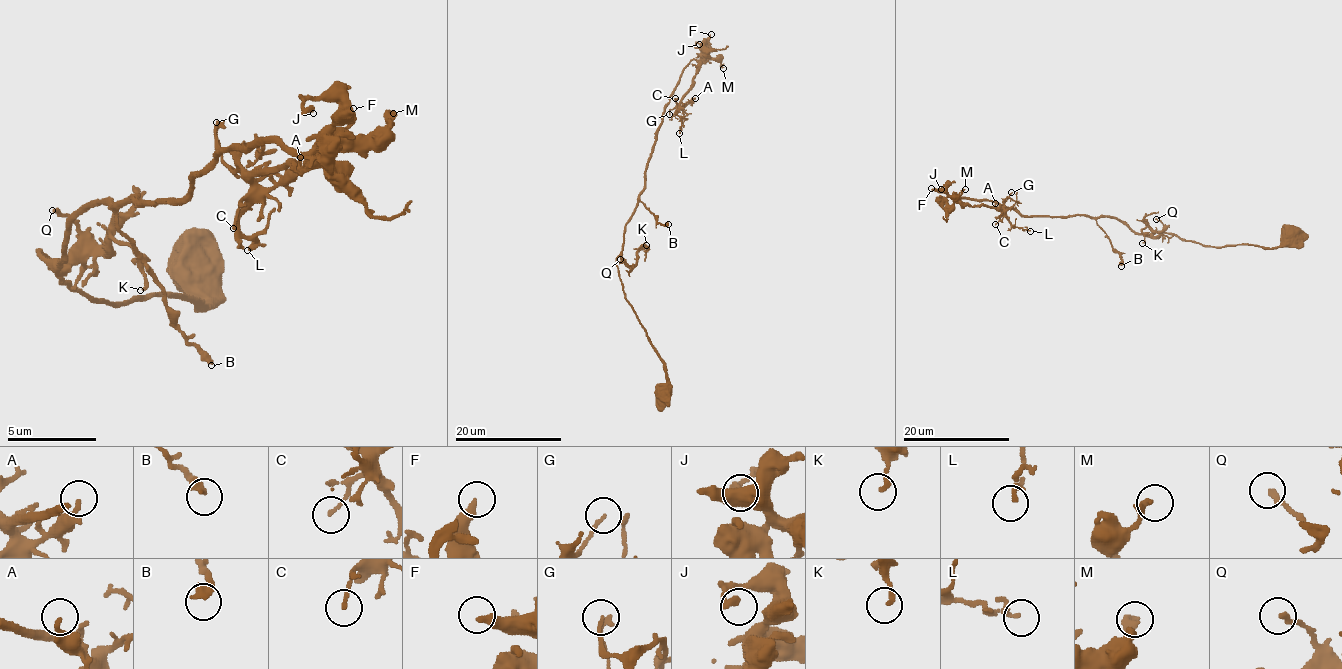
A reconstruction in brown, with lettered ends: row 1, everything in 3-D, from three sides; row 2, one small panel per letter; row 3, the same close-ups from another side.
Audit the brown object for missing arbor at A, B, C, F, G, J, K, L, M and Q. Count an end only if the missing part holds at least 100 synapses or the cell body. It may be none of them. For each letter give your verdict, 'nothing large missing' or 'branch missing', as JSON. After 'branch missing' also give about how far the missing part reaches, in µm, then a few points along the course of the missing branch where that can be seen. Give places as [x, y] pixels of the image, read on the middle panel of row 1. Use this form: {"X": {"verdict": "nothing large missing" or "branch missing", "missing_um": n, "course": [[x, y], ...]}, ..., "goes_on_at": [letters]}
{"A": {"verdict": "nothing large missing"}, "B": {"verdict": "nothing large missing"}, "C": {"verdict": "nothing large missing"}, "F": {"verdict": "branch missing", "missing_um": 80}, "G": {"verdict": "nothing large missing"}, "J": {"verdict": "nothing large missing"}, "K": {"verdict": "nothing large missing"}, "L": {"verdict": "nothing large missing"}, "M": {"verdict": "nothing large missing"}, "Q": {"verdict": "nothing large missing"}, "goes_on_at": ["F"]}

